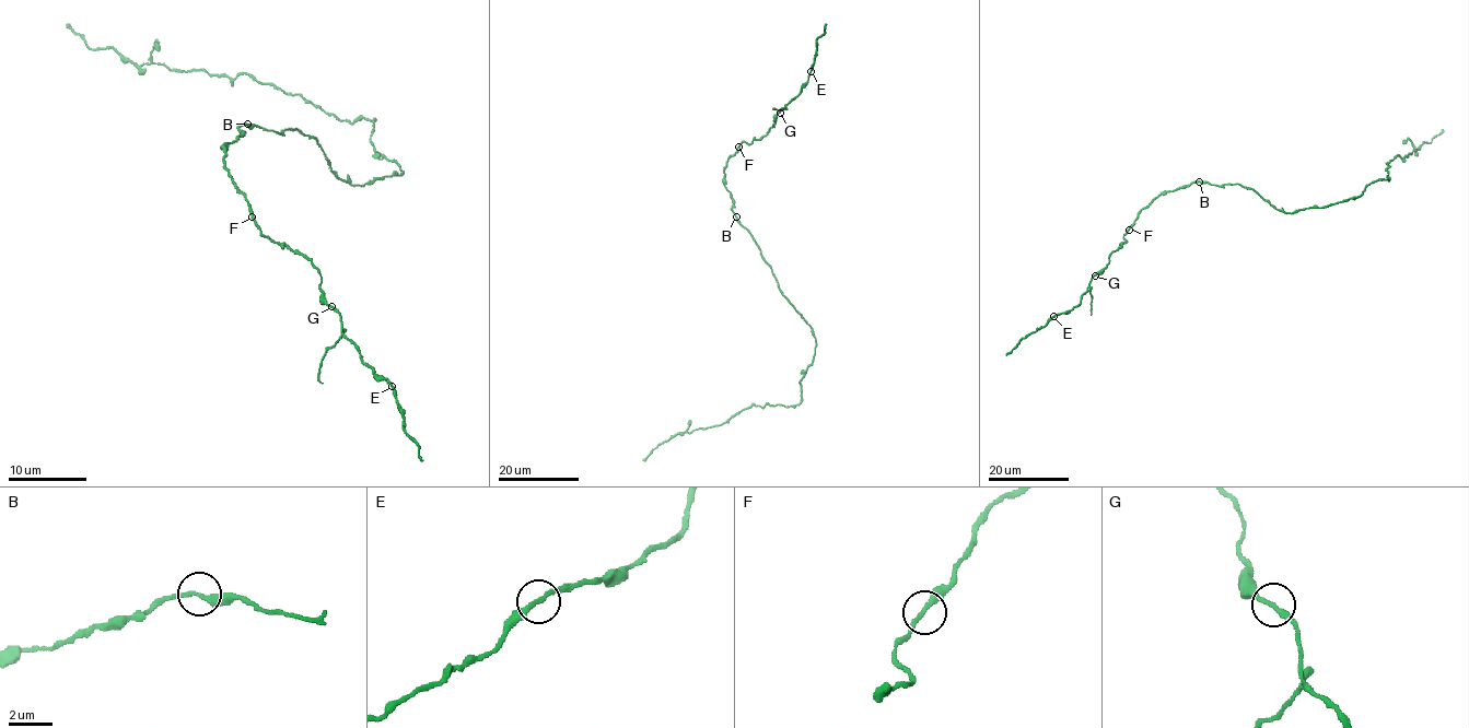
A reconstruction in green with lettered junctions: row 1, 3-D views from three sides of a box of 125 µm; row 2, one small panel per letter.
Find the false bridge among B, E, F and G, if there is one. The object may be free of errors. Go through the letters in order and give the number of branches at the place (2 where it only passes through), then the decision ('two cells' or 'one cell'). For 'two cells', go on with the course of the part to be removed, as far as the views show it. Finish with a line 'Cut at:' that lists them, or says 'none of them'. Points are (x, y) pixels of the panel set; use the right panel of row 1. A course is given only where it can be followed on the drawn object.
B: 2 branches meet; one cell
E: 2 branches meet; one cell
F: 2 branches meet; one cell
G: 2 branches meet; one cell
Cut at: none of them

